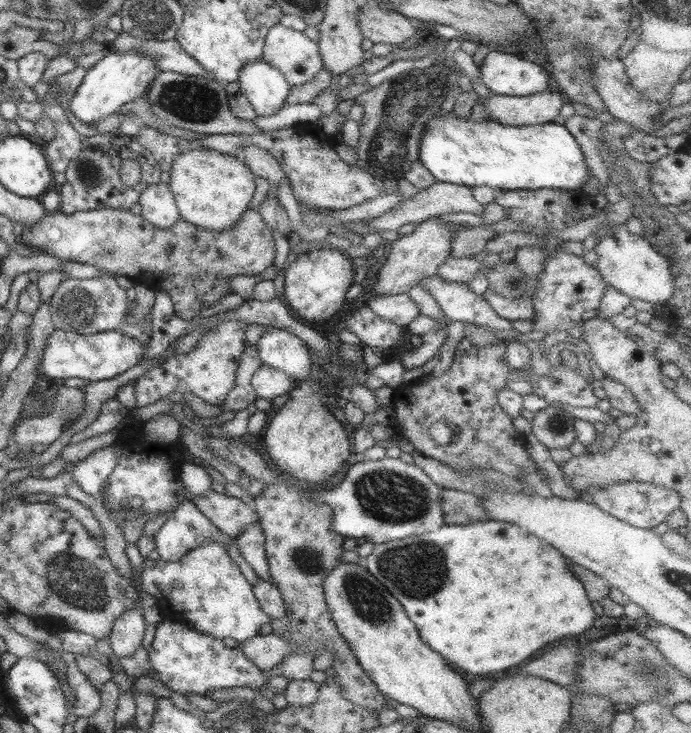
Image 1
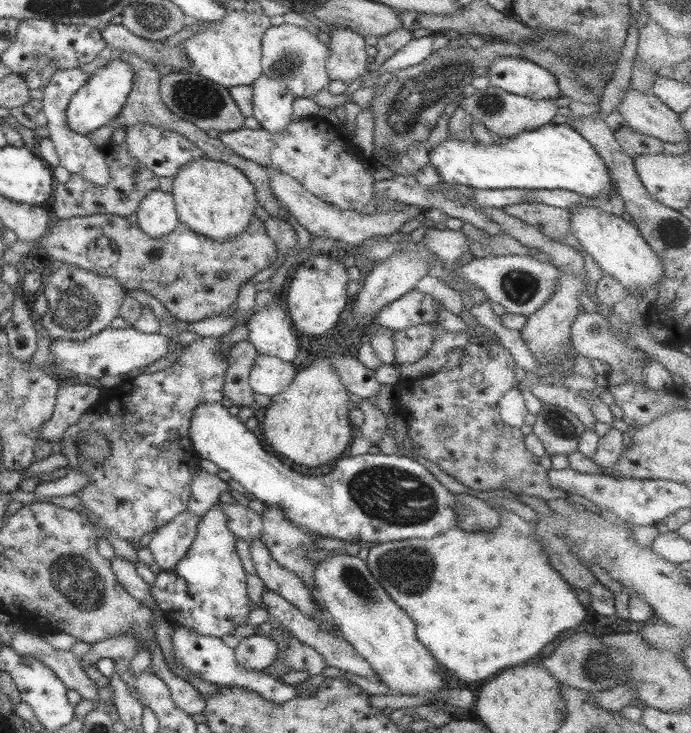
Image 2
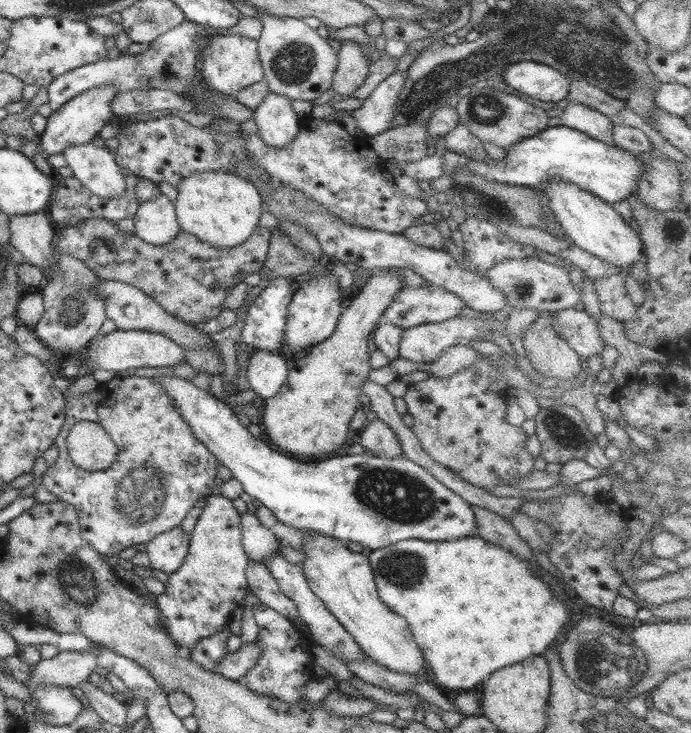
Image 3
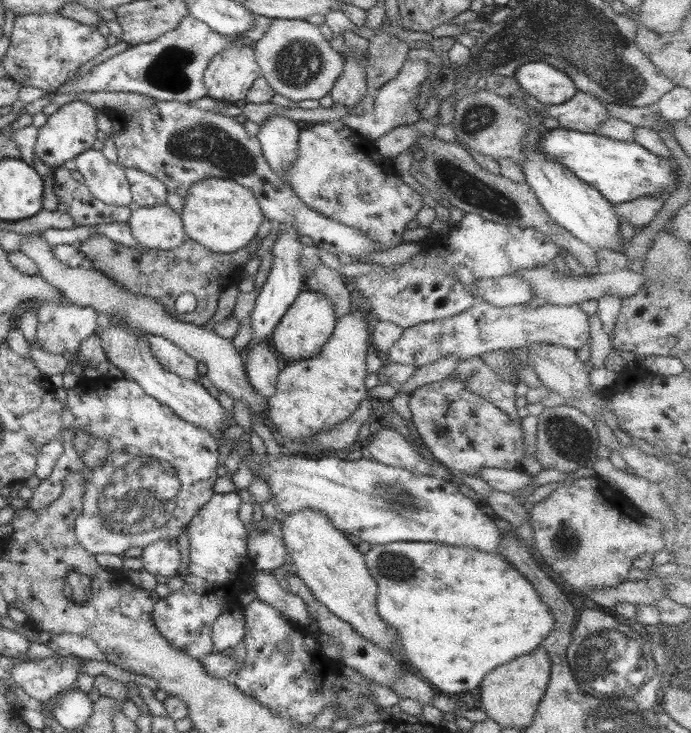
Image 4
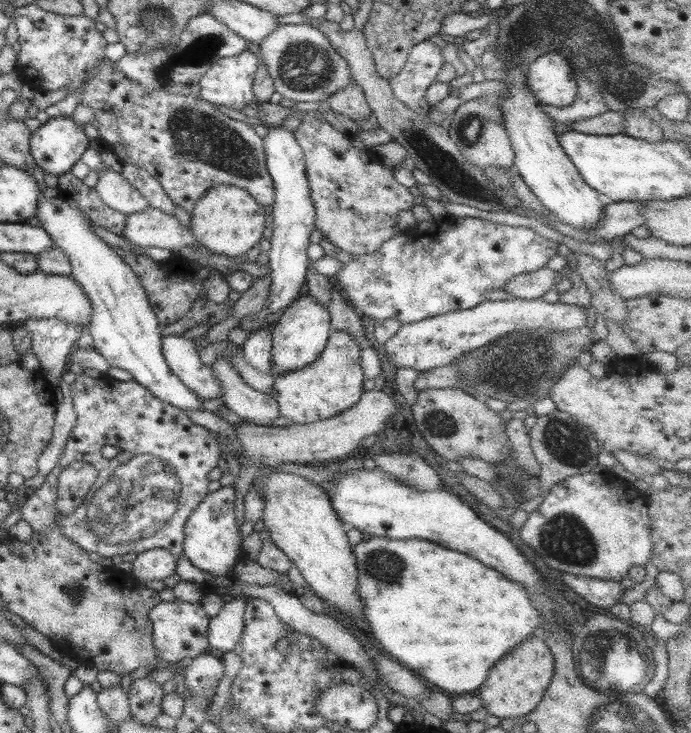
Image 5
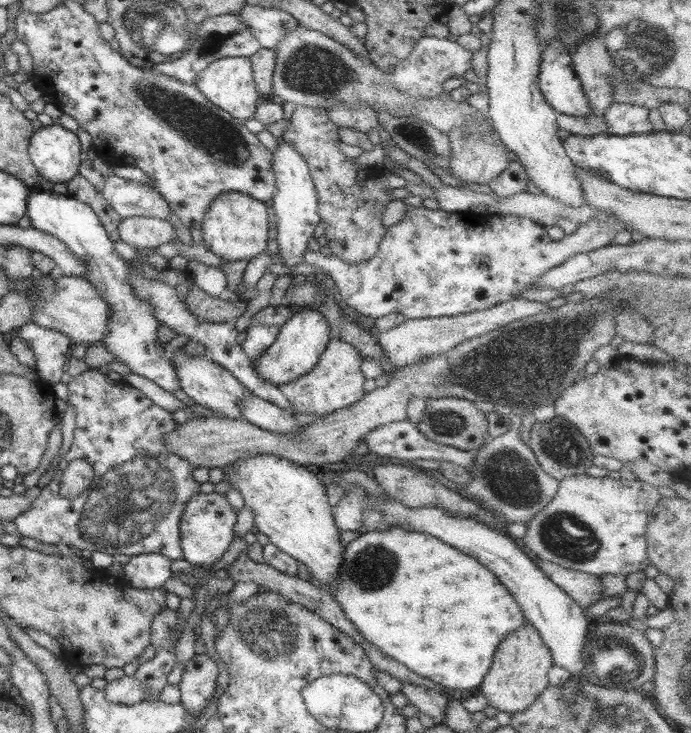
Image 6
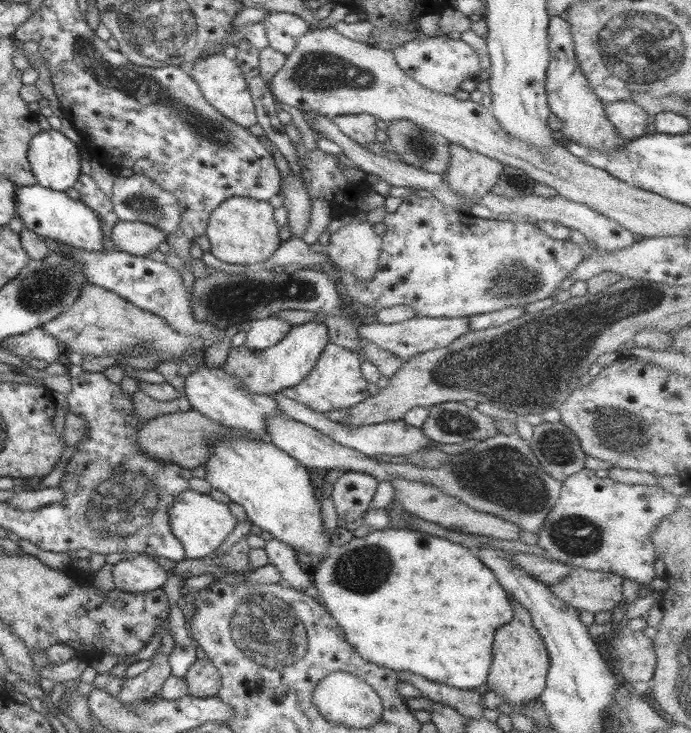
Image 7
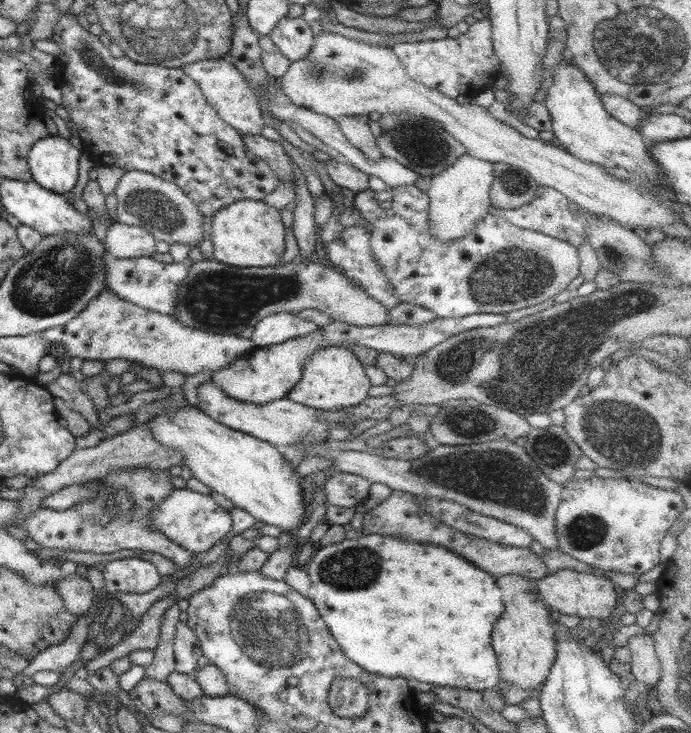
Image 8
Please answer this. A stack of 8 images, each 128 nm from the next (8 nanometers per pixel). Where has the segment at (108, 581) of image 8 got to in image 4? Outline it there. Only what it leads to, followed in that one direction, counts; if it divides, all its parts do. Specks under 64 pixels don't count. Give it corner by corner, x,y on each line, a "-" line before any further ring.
177,539
156,540
144,548
141,555
143,569
154,576
176,576
181,555

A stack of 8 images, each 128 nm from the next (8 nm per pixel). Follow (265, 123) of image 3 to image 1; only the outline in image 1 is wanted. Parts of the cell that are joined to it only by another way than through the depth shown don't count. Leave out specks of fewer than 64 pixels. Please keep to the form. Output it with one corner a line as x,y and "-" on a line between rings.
264,58
250,63
240,70
240,89
251,102
258,117
272,116
286,105
291,87
282,72
267,64

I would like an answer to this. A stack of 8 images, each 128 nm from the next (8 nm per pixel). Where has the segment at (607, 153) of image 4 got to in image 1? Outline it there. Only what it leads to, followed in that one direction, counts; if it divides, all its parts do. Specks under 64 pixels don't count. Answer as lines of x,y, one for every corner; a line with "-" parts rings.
438,112
424,124
424,130
421,131
419,159
437,181
460,186
492,186
497,191
540,188
574,190
588,182
588,166
580,145
565,125
556,123
512,126
498,124
490,118
480,121
472,118
462,120
456,118
454,112

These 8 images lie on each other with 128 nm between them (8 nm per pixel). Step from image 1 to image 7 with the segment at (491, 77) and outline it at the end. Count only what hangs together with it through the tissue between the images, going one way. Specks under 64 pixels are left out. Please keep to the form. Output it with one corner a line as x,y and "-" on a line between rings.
552,16
547,28
548,50
550,51
550,62
547,69
546,96
548,106
560,120
562,120
562,134
564,140
576,142
594,148
596,150
610,151
612,148
622,148
628,139
625,139
616,131
616,127
606,117
605,105
592,91
588,80
578,65
574,41
571,35
571,25
560,16

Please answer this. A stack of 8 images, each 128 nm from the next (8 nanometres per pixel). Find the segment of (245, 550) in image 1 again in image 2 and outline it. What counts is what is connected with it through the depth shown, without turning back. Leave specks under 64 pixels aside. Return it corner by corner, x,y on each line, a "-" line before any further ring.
252,540
250,551
256,574
265,586
296,606
303,615
314,619
314,612
316,612
314,604
317,600
313,592
306,587
306,583
298,575
281,568
262,541

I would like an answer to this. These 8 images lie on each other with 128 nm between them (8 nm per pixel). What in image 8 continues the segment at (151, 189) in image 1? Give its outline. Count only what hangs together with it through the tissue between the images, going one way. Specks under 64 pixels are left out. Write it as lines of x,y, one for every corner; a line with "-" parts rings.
117,222
108,227
105,241
108,254
129,259
152,256
157,243
156,238
148,230

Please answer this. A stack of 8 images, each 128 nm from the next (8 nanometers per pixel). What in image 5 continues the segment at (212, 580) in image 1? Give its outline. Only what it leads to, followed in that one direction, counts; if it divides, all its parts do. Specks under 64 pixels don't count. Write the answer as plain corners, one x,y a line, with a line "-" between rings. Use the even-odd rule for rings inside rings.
222,487
216,492
209,492
184,527
183,556
193,566
212,575
232,578
232,569
242,559
242,532
238,527
234,512
235,491
232,487
-
177,599
174,602
162,601
154,606
150,611
149,620
158,660
162,660
162,664
173,664
183,658
191,660
200,654
210,652
212,646
208,642
207,631
210,619
200,602
190,603

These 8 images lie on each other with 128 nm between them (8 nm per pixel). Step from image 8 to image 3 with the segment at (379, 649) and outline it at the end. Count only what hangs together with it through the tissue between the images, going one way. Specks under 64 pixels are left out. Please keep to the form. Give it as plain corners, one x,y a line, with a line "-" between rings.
468,536
468,538
458,538
458,540
450,541
401,540
389,545
387,548
378,548
372,551
368,559
372,571
374,571
380,600
383,600
384,604
387,604
392,612
404,616
404,620
412,628
414,640
422,648
422,654
424,654
426,662
428,662
428,668
430,668
430,672
435,678
434,682
448,695
464,691
468,692
478,682
487,681
488,677
492,673
499,671
500,668
522,662
531,656
541,655
556,640
563,628
568,626
572,618
572,612
568,612
568,608
562,602
562,598
556,596
556,592
552,594
550,588
546,586
546,582
542,582
536,576
536,572
532,572
533,569
526,562
518,560
518,557
511,554
507,549
499,548
480,536

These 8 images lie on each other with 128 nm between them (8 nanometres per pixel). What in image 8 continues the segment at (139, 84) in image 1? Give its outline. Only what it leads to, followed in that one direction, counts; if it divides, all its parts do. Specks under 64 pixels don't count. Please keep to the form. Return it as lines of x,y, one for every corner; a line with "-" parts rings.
60,135
36,140
28,156
33,180
50,192
65,195
76,186
81,153

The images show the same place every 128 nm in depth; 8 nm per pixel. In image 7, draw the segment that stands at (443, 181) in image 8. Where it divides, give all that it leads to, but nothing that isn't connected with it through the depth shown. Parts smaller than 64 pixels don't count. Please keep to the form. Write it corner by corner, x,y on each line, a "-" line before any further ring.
450,143
448,147
450,160
442,178
458,196
470,200
450,210
468,216
471,215
472,206
476,205
484,194
491,192
504,172
505,164
478,152
472,152
460,144

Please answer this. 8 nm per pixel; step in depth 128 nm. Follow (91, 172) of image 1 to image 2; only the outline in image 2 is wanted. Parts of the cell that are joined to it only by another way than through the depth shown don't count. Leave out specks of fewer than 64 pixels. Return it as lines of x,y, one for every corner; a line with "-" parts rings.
109,140
108,143
99,148
105,152
108,169
110,169
110,180
106,182
106,186
94,186
86,178
82,178
78,174
71,174
69,181
59,183
53,193
50,214
54,221
96,214
114,214
120,217
127,217
138,211
140,201
148,192
159,188
159,176
156,176
152,170
140,166
130,156
126,141
118,142
118,144
112,146
112,140

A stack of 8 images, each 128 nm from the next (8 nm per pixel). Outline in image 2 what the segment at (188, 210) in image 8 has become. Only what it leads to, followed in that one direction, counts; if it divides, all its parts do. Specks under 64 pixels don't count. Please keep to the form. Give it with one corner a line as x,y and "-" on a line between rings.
79,67
57,71
52,76
49,86
44,88
42,109
47,120
46,126
49,130
49,138
54,143
59,157
59,165
64,166
71,174
78,174
78,176
86,178
94,186
106,186
106,182
110,180
110,169
108,169
105,152
95,144
92,144
87,135
74,133
74,130
68,126
68,120
66,120
69,100
74,96
75,92
78,92
82,88
83,84
89,80
92,74
94,72
87,74

